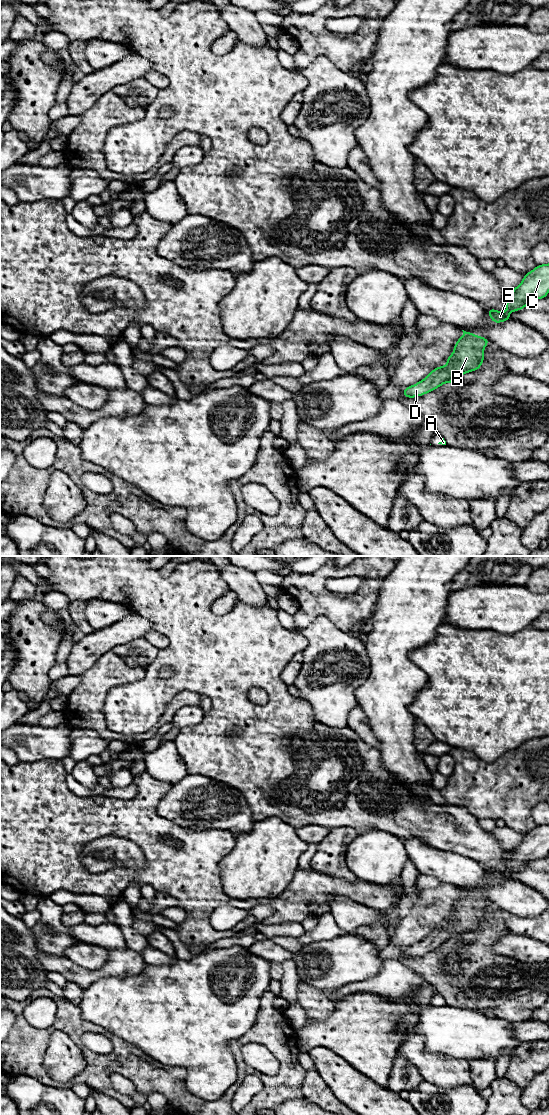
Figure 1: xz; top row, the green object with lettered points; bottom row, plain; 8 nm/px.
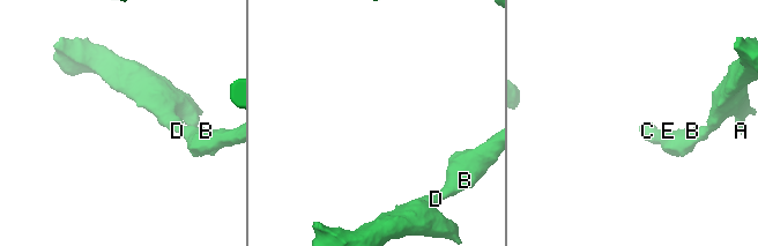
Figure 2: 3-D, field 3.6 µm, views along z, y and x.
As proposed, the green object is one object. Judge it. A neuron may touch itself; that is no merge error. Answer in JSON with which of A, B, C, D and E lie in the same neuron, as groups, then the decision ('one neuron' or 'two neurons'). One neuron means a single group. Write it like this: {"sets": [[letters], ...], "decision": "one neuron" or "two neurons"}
{"sets": [["A", "B", "C", "D", "E"]], "decision": "one neuron"}

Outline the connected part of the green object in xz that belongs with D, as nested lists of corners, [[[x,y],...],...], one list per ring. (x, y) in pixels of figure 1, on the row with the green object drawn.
[[[463,331],[453,353],[447,358],[448,363],[432,370],[428,376],[418,383],[406,387],[402,393],[407,398],[415,398],[437,389],[441,385],[454,383],[462,375],[478,370],[484,363],[484,348],[490,342],[482,336],[476,336],[471,332]]]

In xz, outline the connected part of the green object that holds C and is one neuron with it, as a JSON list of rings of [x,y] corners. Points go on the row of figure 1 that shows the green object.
[[[549,264],[537,265],[532,271],[526,273],[522,282],[513,290],[512,296],[506,301],[506,311],[487,309],[493,323],[511,320],[508,312],[515,312],[525,308],[532,300],[542,299],[549,292]]]

